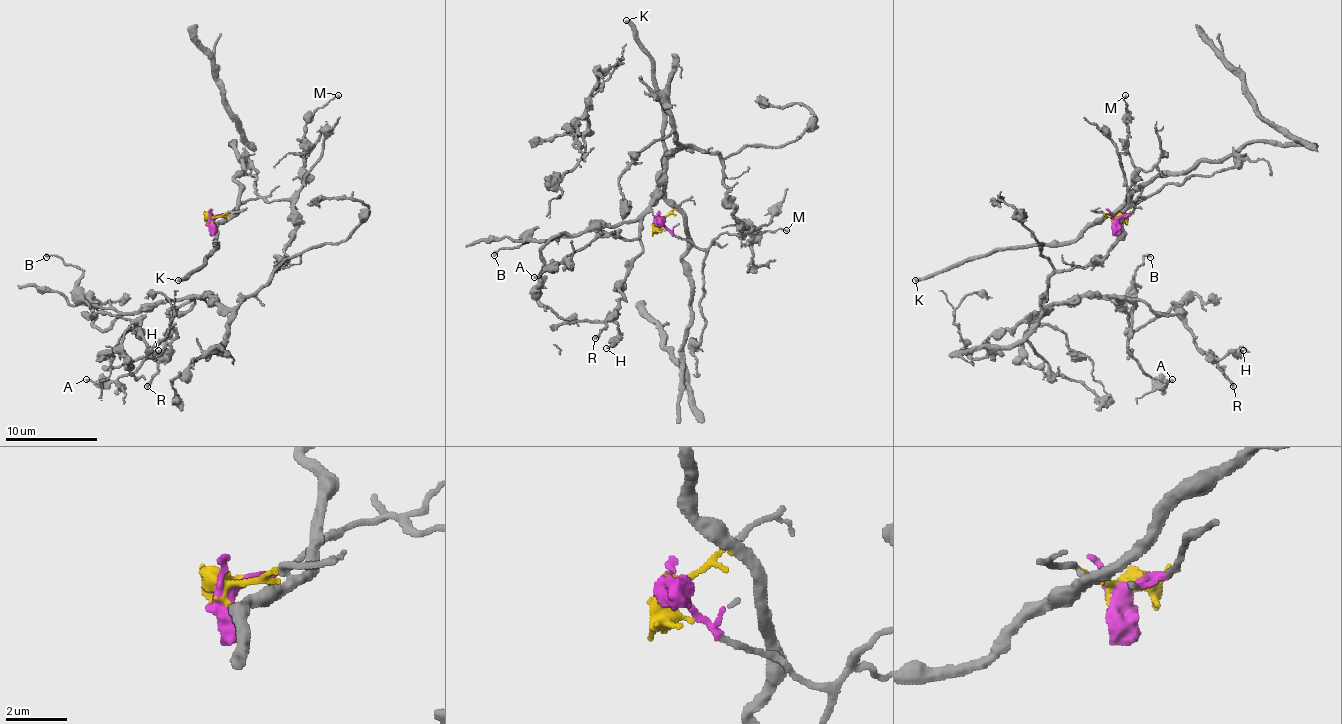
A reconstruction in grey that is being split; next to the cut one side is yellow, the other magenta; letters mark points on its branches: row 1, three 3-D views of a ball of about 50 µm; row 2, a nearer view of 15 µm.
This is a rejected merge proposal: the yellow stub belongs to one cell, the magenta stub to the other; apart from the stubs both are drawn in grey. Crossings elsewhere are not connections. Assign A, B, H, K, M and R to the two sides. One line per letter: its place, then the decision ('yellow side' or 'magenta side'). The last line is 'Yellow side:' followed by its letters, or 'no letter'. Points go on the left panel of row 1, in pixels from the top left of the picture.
A: at (86, 379); magenta side
B: at (46, 257); magenta side
H: at (158, 350); magenta side
K: at (178, 280); yellow side
M: at (338, 95); magenta side
R: at (147, 386); magenta side
Yellow side: K

